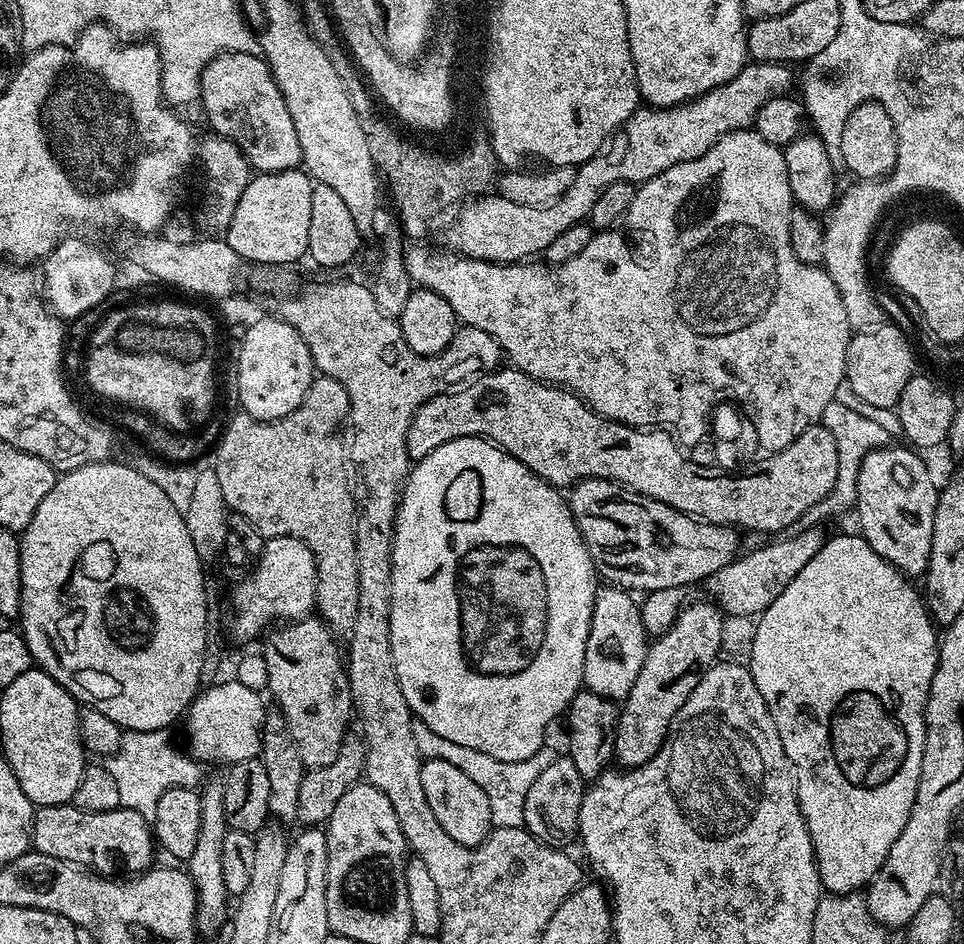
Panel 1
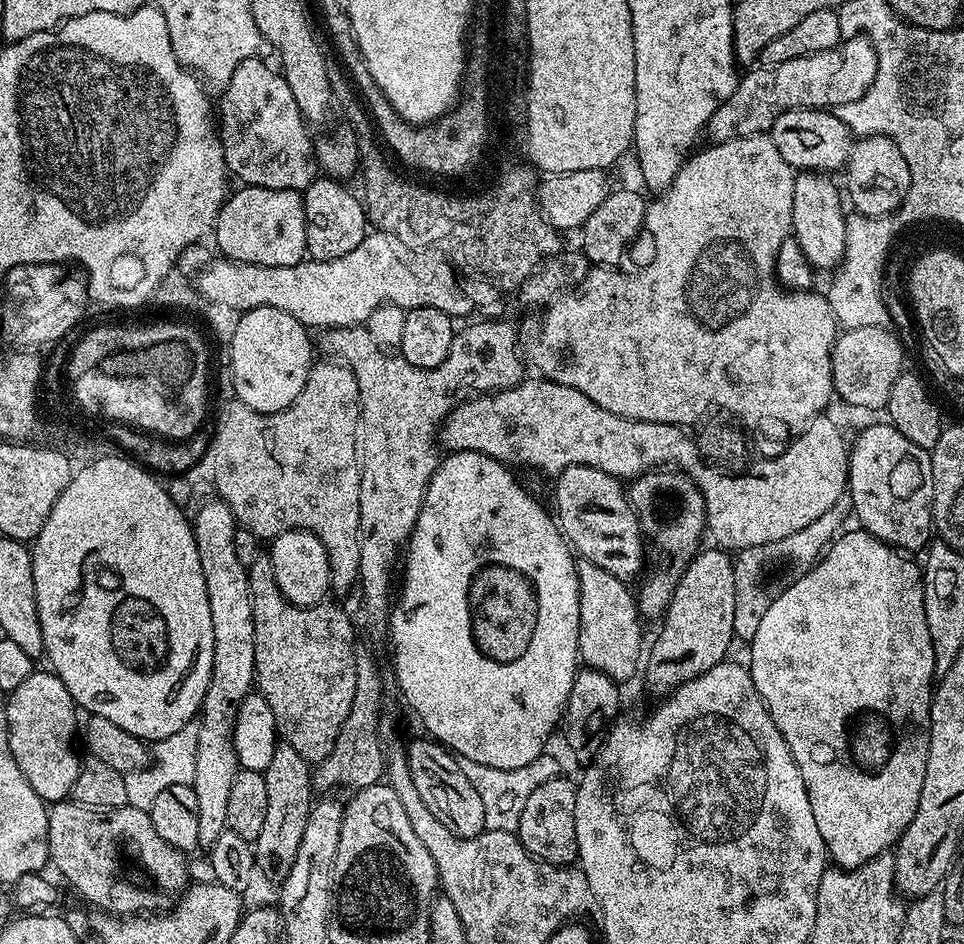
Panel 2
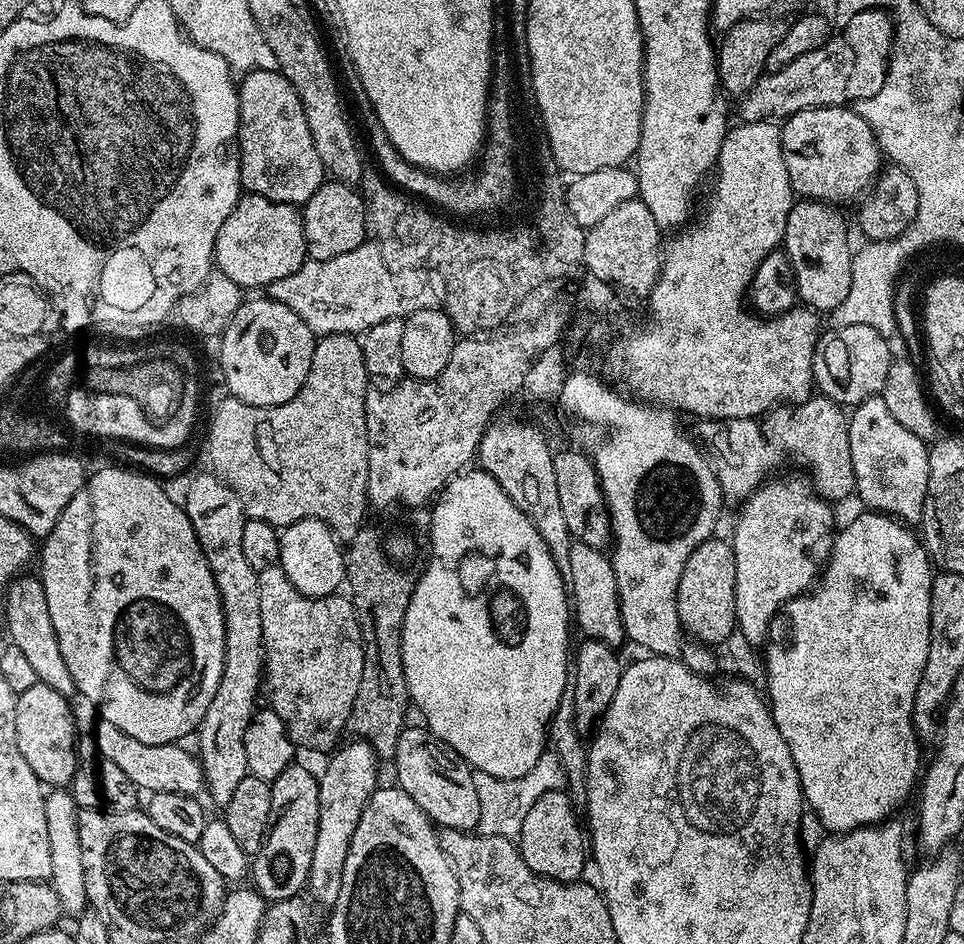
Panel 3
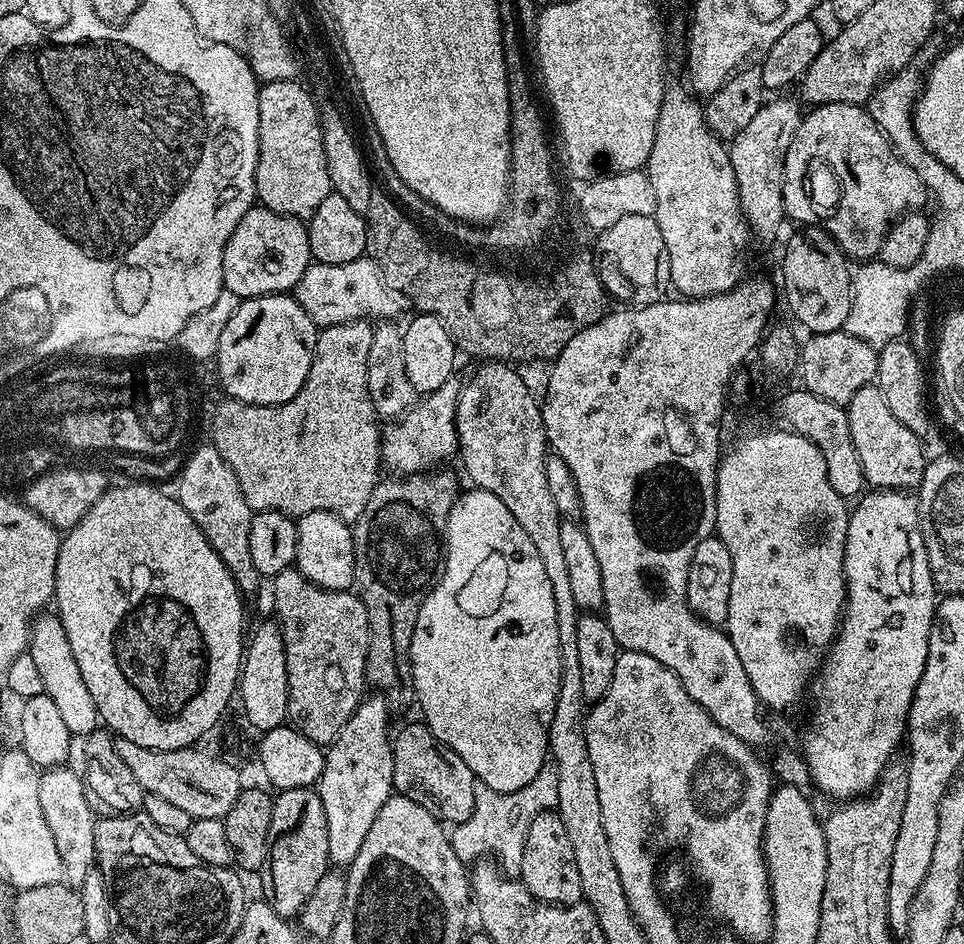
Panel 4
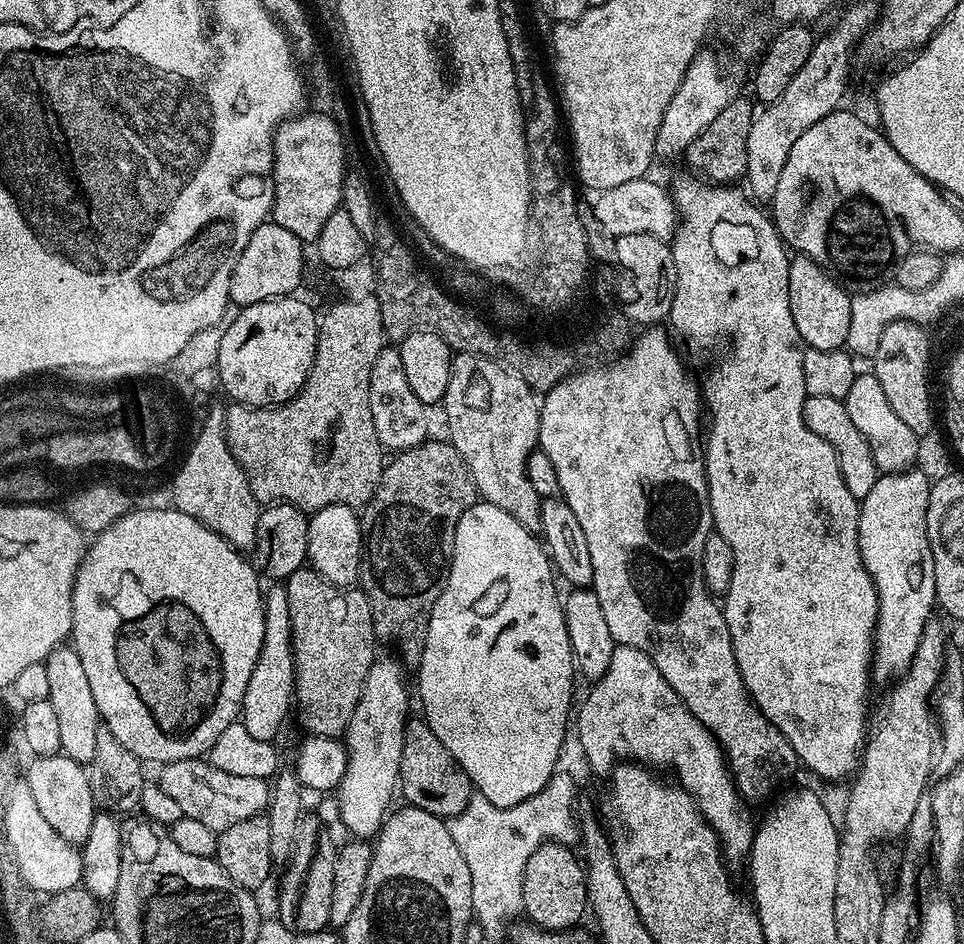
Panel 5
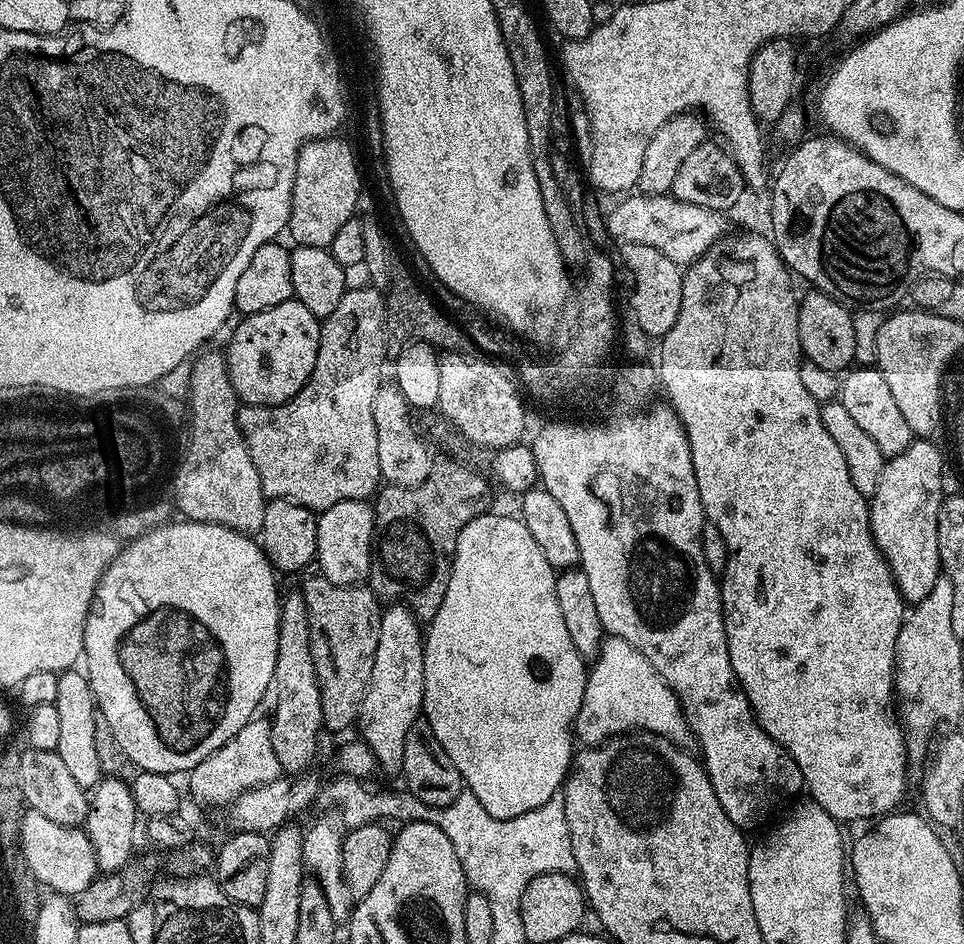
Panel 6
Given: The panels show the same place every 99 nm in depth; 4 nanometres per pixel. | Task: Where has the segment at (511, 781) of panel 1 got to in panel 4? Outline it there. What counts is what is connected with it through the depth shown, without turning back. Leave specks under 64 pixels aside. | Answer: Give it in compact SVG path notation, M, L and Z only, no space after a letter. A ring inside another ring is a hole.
M552 762L545 763L544 768L538 770L534 782L522 786L522 790L499 792L490 790L490 786L485 784L476 783L474 814L470 814L466 822L455 825L450 832L454 854L458 854L458 858L465 862L495 858L505 873L519 873L522 866L522 846L526 846L526 830L530 830L530 822L534 822L538 814L553 811L557 802L558 770Z

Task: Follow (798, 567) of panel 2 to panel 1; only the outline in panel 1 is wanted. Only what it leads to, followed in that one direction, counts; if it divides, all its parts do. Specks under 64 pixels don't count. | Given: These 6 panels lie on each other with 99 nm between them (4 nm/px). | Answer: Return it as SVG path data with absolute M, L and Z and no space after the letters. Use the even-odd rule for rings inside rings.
M834 399L823 410L820 422L824 428L830 430L834 437L834 444L838 451L838 477L832 487L831 494L827 495L822 502L815 505L803 515L798 522L799 527L804 530L810 530L828 520L832 520L847 511L853 511L857 500L857 478L858 470L861 469L862 459L865 454L875 452L879 448L887 447L892 437L886 433L882 426L875 424L870 418L858 414L855 407L842 403L842 400Z

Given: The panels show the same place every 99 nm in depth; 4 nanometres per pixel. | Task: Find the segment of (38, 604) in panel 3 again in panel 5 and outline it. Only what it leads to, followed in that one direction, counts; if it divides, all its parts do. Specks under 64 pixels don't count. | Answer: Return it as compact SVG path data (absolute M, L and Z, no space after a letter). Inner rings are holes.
M61 646L55 648L48 659L44 661L50 694L48 701L54 706L54 714L58 718L58 738L60 739L60 752L79 762L91 762L94 758L94 745L98 739L98 730L102 727L100 711L94 702L94 694L90 691L90 682L86 679L86 669L82 666L82 658L78 658L75 648Z

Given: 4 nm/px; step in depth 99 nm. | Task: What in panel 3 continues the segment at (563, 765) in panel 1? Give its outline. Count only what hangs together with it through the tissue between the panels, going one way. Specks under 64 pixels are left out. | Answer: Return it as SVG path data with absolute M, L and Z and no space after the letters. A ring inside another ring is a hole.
M567 791L547 792L530 806L530 814L526 814L526 822L522 822L522 830L518 837L518 847L526 866L535 872L537 876L545 876L547 880L556 880L560 884L571 884L579 881L584 872L584 860L586 864L586 832L576 821L576 808L572 805L573 797Z

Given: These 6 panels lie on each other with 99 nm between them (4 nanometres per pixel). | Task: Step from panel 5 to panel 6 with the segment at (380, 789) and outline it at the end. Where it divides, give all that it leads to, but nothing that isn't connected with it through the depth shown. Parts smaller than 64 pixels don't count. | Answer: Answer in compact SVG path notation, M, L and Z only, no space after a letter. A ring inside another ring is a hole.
M392 604L383 609L378 630L378 650L374 650L374 670L362 702L358 721L359 739L368 744L376 759L379 771L399 773L404 766L406 734L410 726L421 719L424 707L424 637L421 621L417 620L408 607L403 604Z

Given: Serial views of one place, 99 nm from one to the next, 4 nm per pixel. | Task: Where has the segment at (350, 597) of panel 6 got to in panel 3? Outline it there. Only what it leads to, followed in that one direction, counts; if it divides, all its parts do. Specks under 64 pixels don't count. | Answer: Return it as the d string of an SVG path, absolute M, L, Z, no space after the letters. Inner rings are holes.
M279 564L266 566L266 570L258 572L258 598L262 602L262 684L266 692L268 688L267 707L275 711L285 724L285 730L297 749L309 748L312 752L327 753L341 743L340 735L345 735L350 710L358 694L358 682L362 682L364 639L356 608L344 594L323 598L303 596L296 588L296 581L286 578Z

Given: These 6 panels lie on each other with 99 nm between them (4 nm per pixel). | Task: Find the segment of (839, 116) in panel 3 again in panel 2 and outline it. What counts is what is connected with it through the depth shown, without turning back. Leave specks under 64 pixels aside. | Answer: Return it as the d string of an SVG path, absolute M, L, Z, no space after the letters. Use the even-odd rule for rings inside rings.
M791 108L789 112L783 112L773 122L770 133L774 146L778 146L778 154L786 158L786 162L794 170L807 170L821 174L835 173L835 168L843 169L848 162L848 155L854 143L854 133L840 120L835 111L822 108Z

